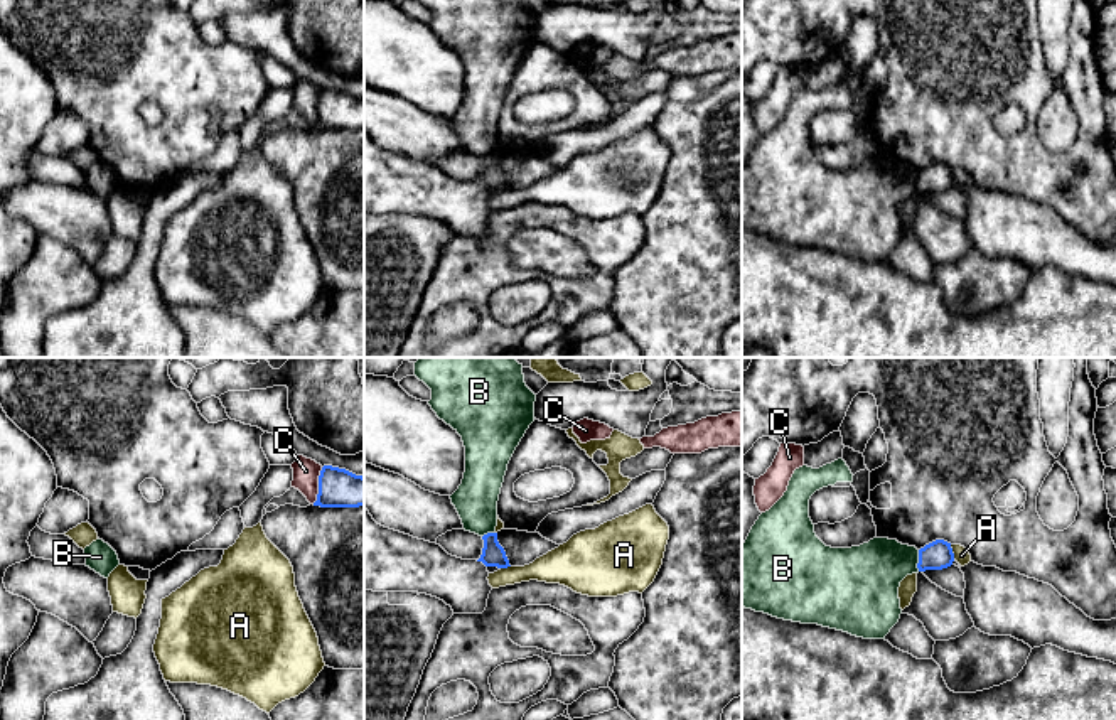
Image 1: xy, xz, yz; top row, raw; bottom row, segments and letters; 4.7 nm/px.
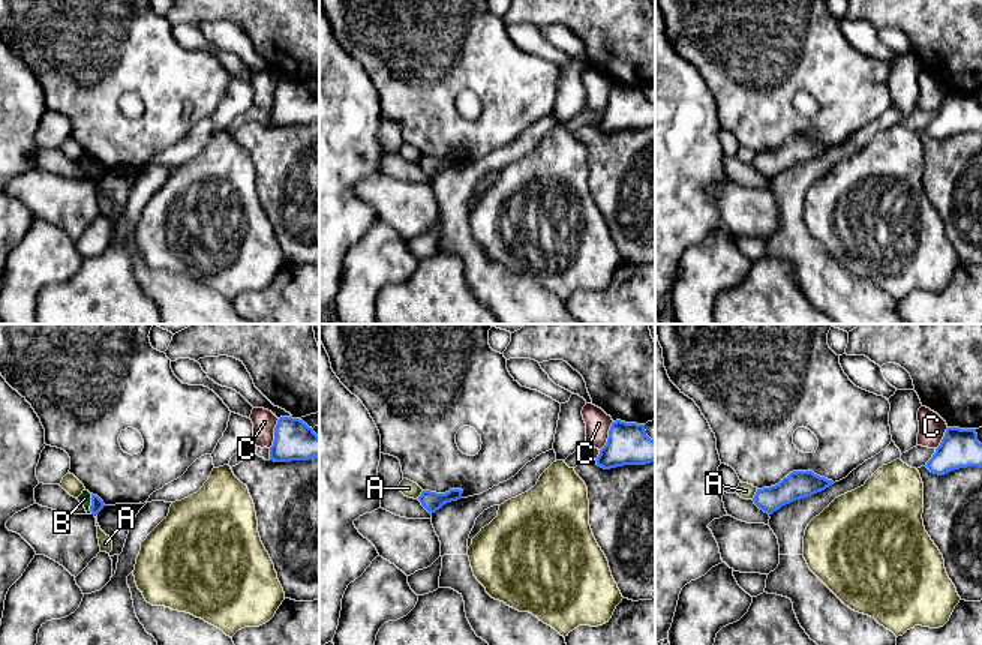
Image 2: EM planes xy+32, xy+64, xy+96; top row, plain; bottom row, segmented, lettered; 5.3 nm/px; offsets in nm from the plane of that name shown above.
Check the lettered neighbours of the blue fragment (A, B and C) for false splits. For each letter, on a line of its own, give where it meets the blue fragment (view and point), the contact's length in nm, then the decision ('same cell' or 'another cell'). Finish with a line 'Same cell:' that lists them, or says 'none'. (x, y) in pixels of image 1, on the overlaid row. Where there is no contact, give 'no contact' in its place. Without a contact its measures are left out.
A: yz (951, 552) | 80 nm | another cell
B: yz (919, 560) | 100 nm | another cell
C: xy (319, 486) | 180 nm | another cell
Same cell: none

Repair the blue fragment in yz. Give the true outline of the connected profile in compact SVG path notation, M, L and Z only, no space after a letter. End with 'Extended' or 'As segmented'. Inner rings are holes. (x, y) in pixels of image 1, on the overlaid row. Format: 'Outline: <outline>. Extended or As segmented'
Outline: M936 540L919 550L919 572L942 570L956 565L964 573L964 604L974 627L990 636L1011 636L1032 649L1045 644L1064 651L1097 658L1116 664L1116 619L1094 621L1062 597L1052 585L1017 572L983 567L974 561L961 567L954 560L951 543Z. Extended

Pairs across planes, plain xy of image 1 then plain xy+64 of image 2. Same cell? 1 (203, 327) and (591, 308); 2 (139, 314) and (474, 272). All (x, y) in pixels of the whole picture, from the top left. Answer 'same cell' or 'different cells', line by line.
1: different cells
2: different cells

